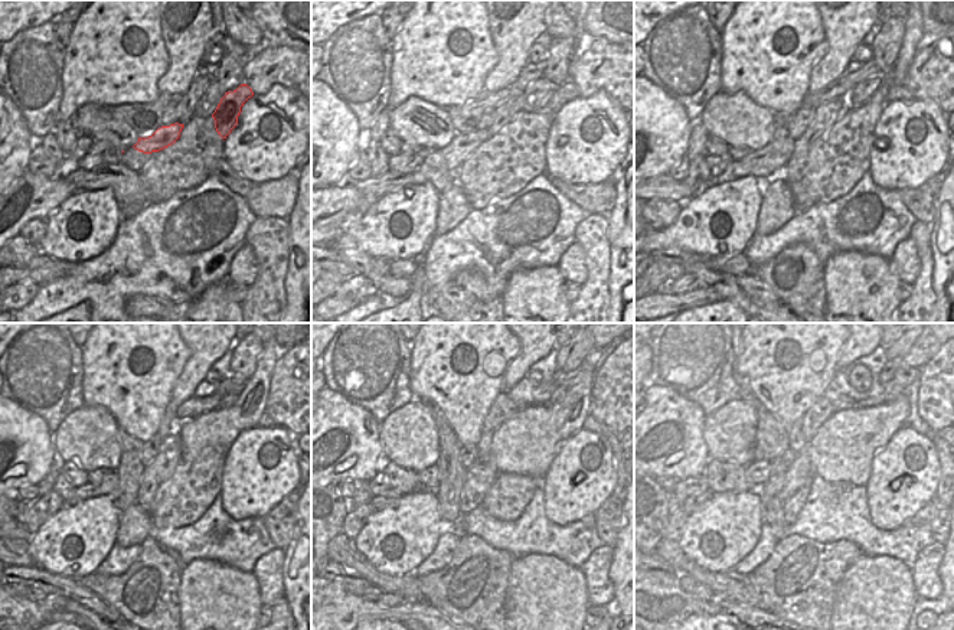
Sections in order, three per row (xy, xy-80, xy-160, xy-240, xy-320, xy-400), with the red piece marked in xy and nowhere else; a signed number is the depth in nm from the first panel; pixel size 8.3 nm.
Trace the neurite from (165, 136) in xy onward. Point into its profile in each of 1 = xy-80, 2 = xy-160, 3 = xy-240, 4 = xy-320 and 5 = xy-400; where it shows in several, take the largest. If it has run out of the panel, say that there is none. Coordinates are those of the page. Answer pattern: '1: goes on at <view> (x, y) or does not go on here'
1: goes on at xy-80 (450, 157)
2: goes on at xy-160 (771, 159)
3: goes on at xy-240 (110, 486)
4: goes on at xy-320 (389, 498)
5: goes on at xy-400 (689, 503)

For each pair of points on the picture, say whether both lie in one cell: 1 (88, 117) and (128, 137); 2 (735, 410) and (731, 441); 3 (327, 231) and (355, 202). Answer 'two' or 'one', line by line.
1: one
2: one
3: one

